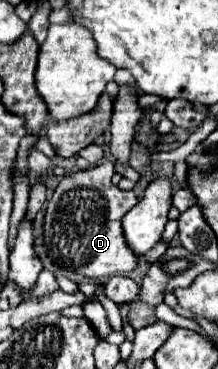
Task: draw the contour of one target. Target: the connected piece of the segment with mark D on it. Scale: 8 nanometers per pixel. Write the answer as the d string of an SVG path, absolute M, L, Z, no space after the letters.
M104 160L88 170L68 174L54 190L54 196L50 198L44 212L42 240L48 258L56 266L98 280L116 274L128 274L136 268L138 258L128 248L122 234L122 216L138 204L138 198L132 190L118 190L110 180L112 176L114 162Z

